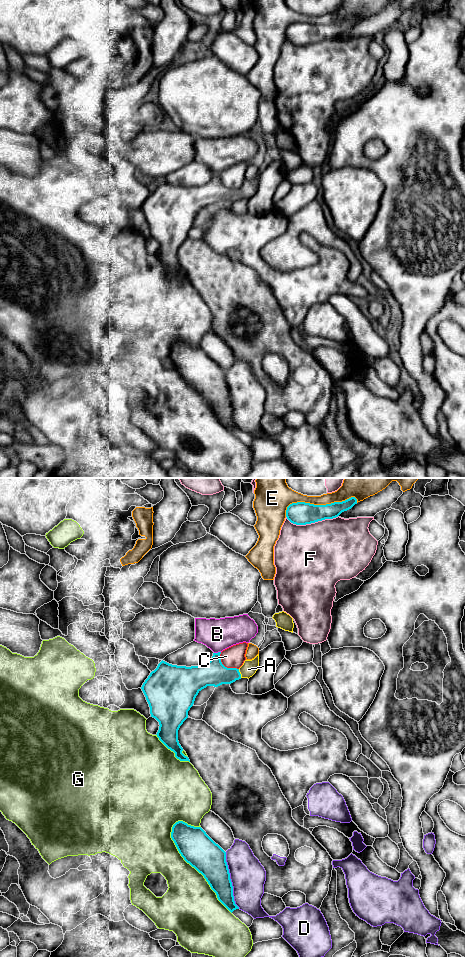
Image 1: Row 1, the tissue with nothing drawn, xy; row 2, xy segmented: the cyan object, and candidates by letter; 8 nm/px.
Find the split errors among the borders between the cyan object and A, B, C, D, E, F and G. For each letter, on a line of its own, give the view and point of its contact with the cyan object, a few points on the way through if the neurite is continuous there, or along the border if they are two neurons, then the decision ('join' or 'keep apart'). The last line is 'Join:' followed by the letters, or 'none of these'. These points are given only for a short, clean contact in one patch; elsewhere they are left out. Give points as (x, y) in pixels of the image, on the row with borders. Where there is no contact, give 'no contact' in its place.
A: contact xy (239, 673); way xy (214, 673), (239, 673), (248, 669); join
B: contact xy (218, 652); keep apart
C: contact xy (224, 666); keep apart
D: contact xy (230, 880); border xy (225, 852), (233, 900), (239, 908); keep apart
E: contact xy (317, 505); keep apart
F: contact xy (312, 522); keep apart
G: contact xy (193, 866); keep apart
Join: A

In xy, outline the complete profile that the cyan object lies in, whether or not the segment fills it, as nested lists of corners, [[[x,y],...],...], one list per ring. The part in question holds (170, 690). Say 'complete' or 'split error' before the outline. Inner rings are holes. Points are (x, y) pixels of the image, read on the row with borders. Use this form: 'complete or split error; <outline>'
split error; [[[221,652],[213,653],[212,659],[203,666],[177,666],[161,661],[157,668],[150,673],[141,689],[150,707],[151,717],[159,722],[157,737],[180,761],[189,761],[182,751],[178,741],[178,730],[188,718],[188,711],[193,706],[198,693],[207,686],[218,687],[222,684],[231,684],[241,678],[252,677],[259,666],[259,654],[252,660],[245,660],[243,665],[237,668],[225,667],[220,659]]]

